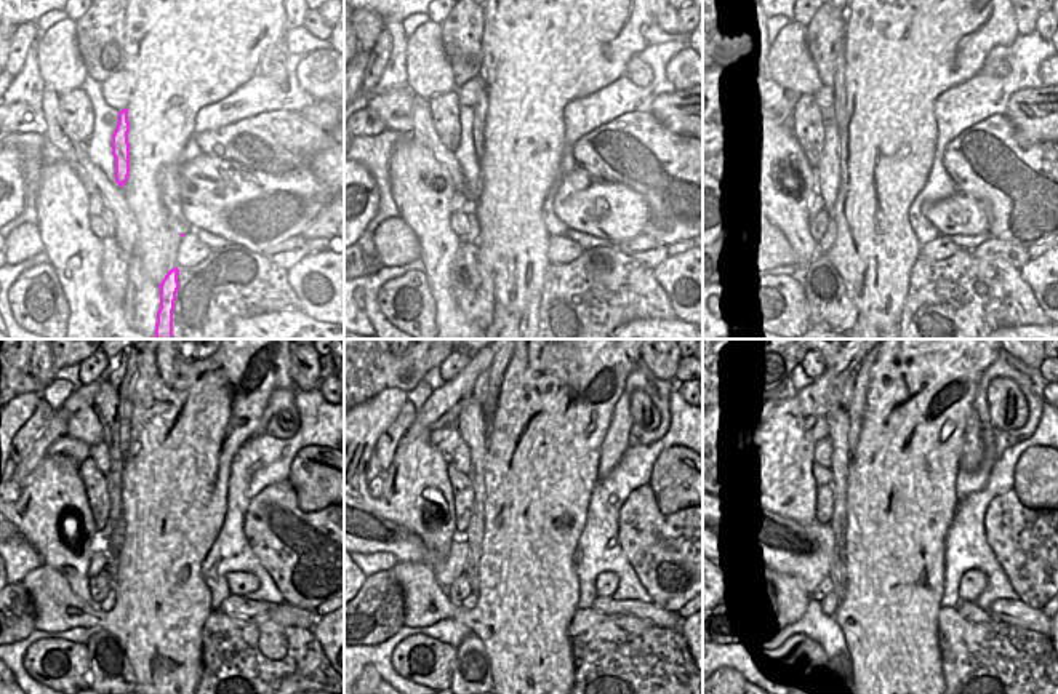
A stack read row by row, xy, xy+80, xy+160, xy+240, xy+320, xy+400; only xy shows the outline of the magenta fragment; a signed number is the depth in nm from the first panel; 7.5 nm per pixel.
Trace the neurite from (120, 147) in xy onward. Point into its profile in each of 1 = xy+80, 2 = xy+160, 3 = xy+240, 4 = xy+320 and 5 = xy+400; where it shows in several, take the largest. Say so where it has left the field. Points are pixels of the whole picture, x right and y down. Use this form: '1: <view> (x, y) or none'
1: xy+80 (480, 107)
2: xy+160 (839, 74)
3: xy+240 (124, 410)
4: xy+320 (490, 371)
5: none

